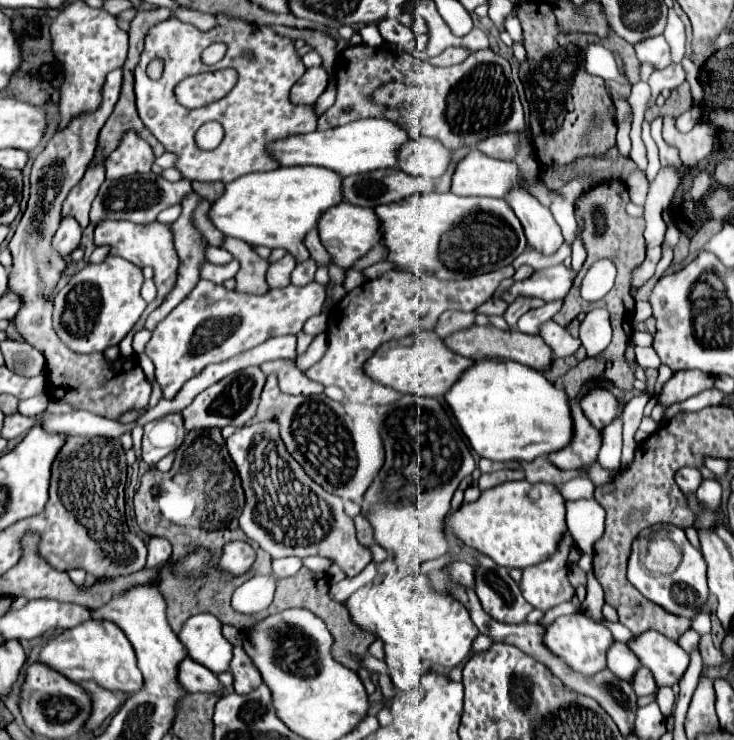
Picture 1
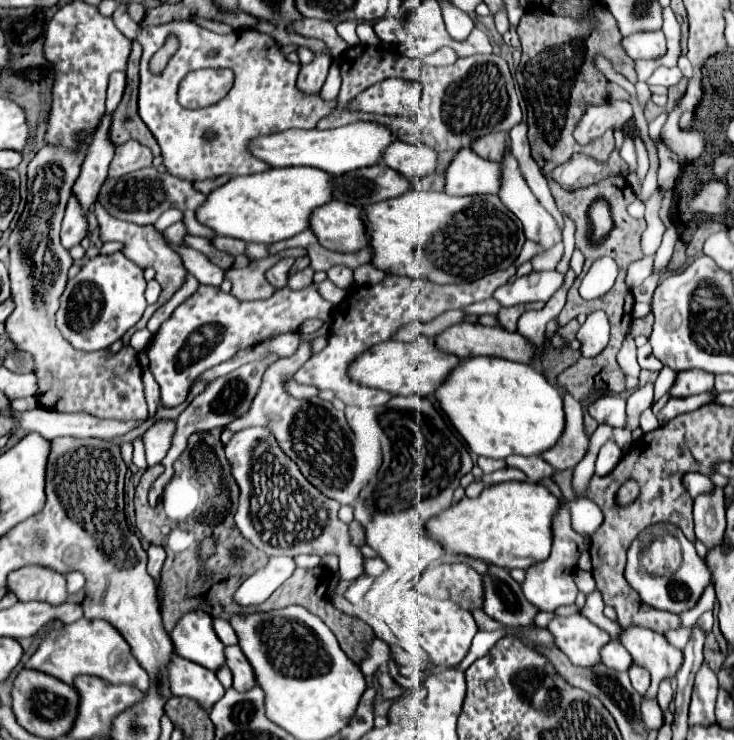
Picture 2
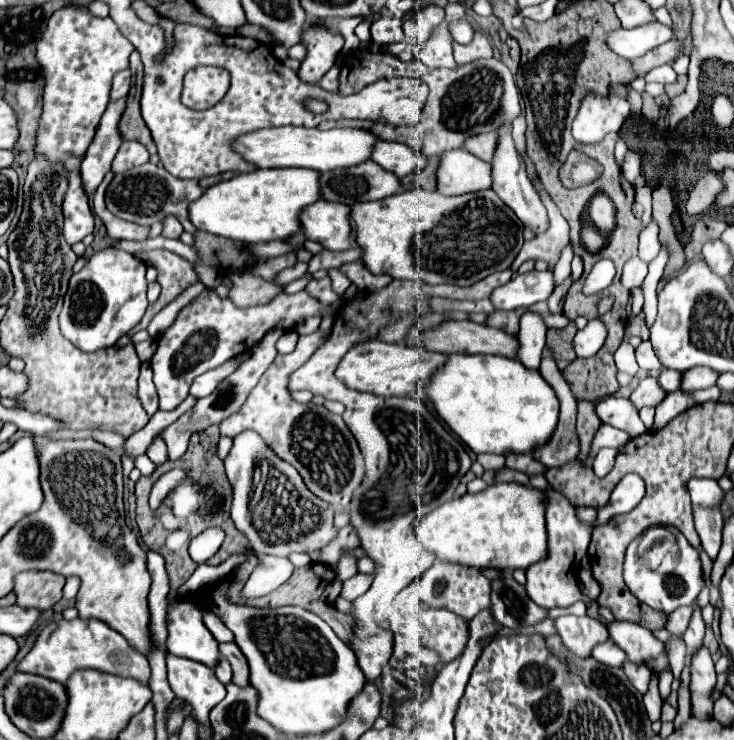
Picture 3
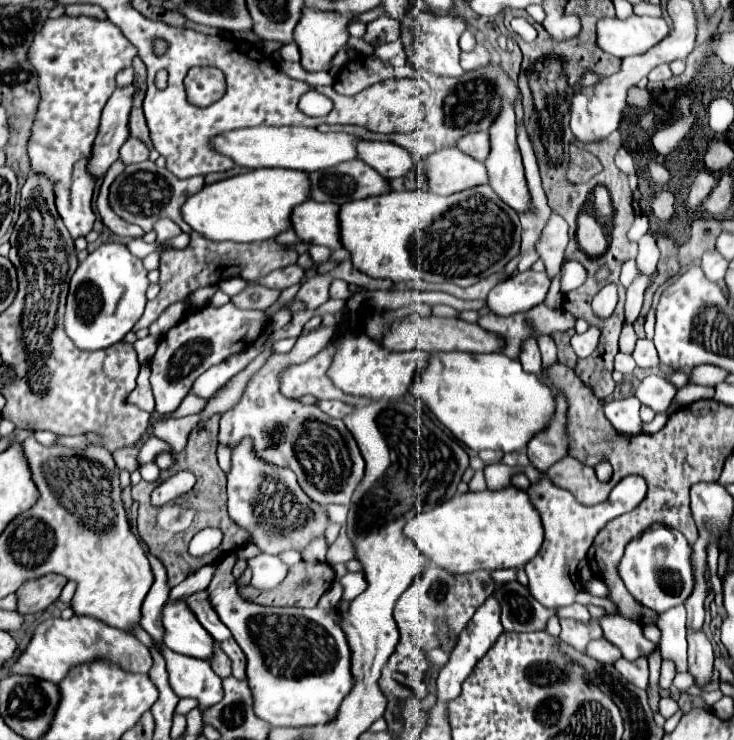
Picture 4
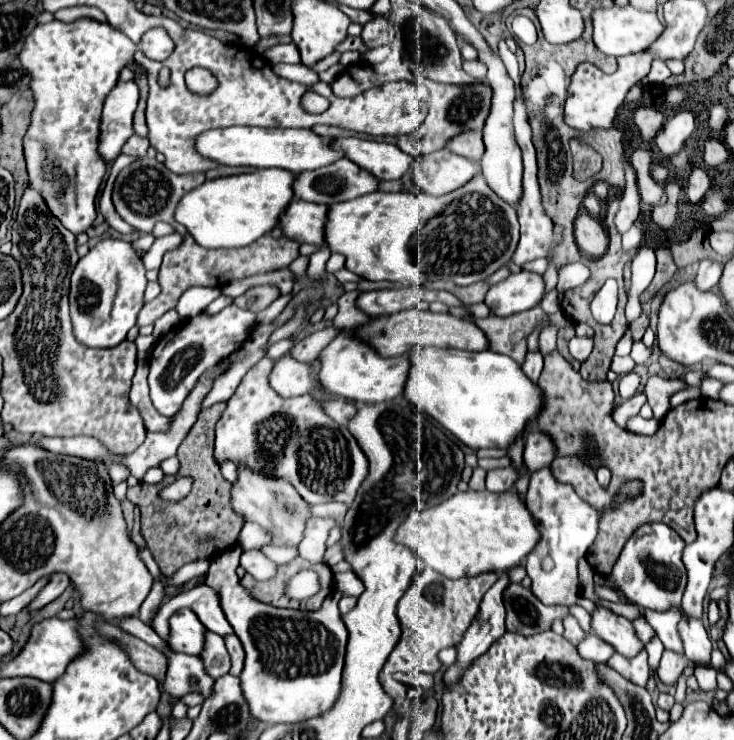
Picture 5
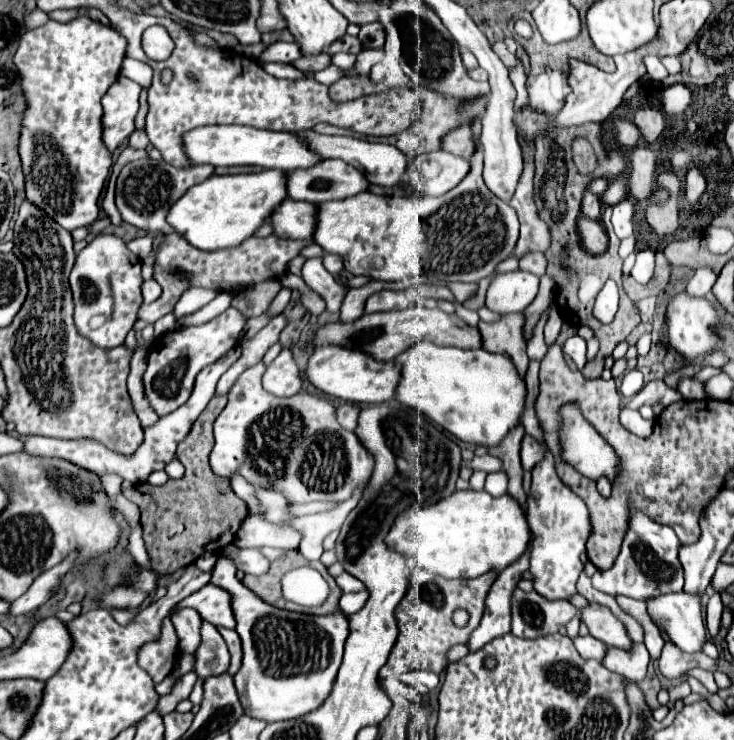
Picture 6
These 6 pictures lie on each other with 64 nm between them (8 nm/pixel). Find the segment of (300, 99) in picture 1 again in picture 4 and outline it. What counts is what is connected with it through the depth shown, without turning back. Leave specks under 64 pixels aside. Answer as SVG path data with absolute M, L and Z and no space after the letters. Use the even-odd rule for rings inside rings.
M304 8L294 40L302 52L302 66L308 72L328 70L330 60L350 38L348 18L338 12L314 12Z

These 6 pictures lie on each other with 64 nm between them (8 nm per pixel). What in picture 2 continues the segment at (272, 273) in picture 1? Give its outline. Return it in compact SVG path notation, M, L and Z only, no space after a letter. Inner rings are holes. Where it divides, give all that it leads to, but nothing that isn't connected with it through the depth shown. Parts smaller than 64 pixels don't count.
M286 256L286 258L280 258L268 272L266 272L266 280L274 286L274 288L284 288L288 284L288 274L290 274L290 268L294 264L294 258Z

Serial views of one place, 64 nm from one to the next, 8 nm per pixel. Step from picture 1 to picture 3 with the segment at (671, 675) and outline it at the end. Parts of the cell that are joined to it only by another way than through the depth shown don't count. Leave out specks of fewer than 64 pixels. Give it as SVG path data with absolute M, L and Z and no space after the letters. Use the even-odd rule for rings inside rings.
M612 622L610 640L614 640L634 664L646 664L656 676L670 670L670 660L664 642L660 642L650 630L634 622Z

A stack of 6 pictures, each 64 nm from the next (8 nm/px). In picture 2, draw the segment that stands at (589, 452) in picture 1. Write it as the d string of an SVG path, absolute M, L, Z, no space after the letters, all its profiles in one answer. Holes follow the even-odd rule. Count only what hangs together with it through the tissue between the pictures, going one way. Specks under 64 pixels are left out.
M564 392L564 410L566 410L566 430L560 442L544 452L544 460L554 470L574 468L590 448L590 436L584 428L584 410L578 400Z

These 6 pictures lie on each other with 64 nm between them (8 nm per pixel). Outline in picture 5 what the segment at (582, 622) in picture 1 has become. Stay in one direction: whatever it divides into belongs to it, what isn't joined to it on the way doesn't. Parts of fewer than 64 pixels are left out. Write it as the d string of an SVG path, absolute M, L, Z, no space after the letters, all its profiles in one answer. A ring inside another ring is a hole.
M566 616L566 620L562 620L564 622L564 636L566 636L566 640L570 640L570 644L578 644L578 642L582 642L588 634L594 634L592 630L590 632L584 632L582 628L580 628L580 624L578 624L578 620L576 618L572 618L572 616Z

